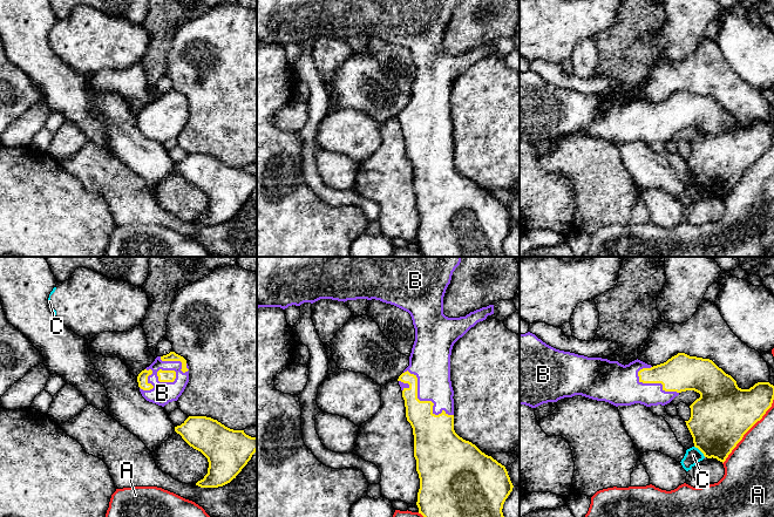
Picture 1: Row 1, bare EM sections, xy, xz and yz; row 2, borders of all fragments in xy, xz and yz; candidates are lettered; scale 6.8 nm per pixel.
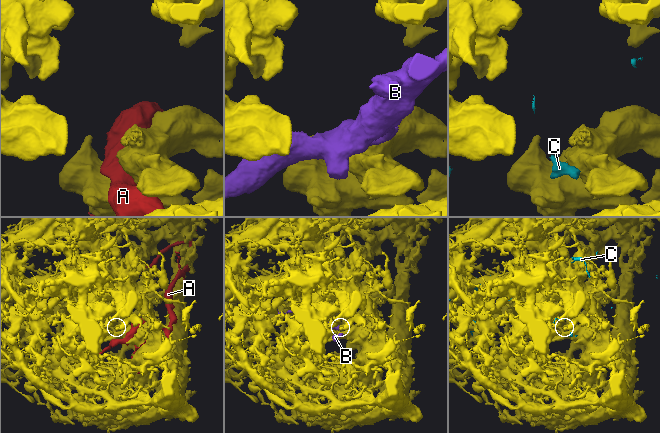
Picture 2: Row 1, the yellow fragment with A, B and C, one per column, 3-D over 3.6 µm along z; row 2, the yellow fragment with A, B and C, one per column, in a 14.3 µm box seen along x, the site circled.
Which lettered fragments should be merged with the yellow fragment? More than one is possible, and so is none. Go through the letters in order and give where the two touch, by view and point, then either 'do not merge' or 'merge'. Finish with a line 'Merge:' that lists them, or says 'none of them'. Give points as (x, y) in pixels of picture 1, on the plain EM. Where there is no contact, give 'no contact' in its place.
A: yz (747, 168) | do not merge
B: xz (423, 138) | merge
C: yz (700, 188) | do not merge
Merge: B

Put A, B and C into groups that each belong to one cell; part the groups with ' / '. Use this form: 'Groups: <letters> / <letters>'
Groups: A / B / C

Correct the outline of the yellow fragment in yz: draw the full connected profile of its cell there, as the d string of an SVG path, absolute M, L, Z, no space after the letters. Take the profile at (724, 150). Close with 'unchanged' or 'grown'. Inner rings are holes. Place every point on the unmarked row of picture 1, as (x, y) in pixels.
M530 69L520 72L520 142L536 145L543 141L582 132L616 144L634 141L646 144L665 143L686 128L700 131L690 143L690 157L685 158L694 184L705 195L713 195L722 200L744 172L762 156L774 137L774 123L769 120L758 120L749 127L741 127L731 113L710 96L678 90L653 104L638 96L624 103L618 98L556 87Z | grown

